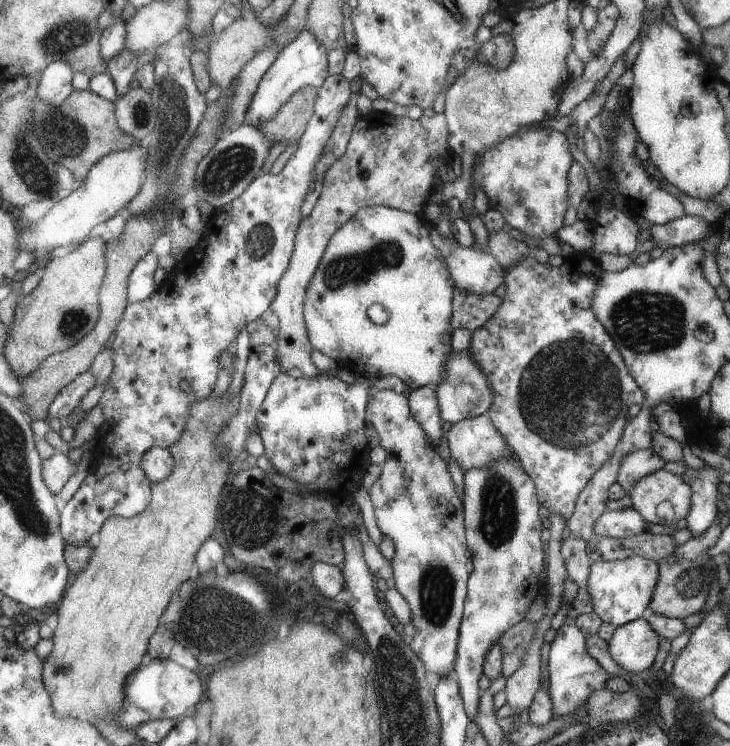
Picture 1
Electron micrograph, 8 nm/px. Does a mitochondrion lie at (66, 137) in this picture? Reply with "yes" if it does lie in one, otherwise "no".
yes

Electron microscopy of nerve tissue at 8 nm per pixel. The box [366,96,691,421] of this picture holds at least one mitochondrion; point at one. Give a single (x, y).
(647, 322)

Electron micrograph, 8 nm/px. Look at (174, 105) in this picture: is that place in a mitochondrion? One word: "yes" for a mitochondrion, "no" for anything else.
yes

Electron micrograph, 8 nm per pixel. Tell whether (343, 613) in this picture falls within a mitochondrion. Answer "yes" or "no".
no

